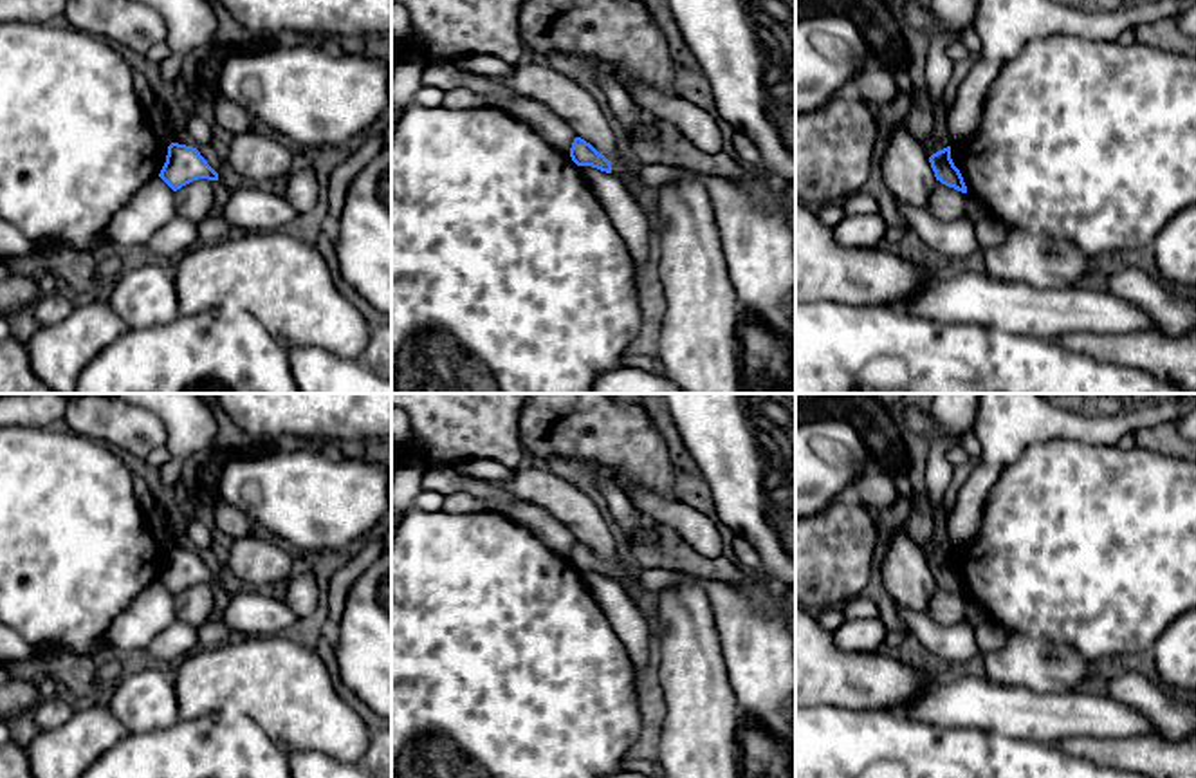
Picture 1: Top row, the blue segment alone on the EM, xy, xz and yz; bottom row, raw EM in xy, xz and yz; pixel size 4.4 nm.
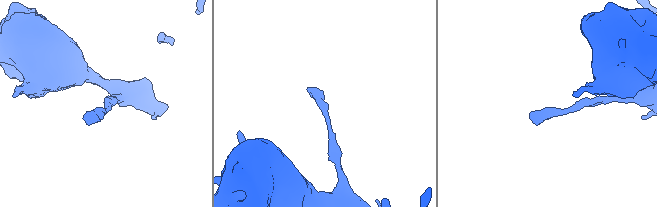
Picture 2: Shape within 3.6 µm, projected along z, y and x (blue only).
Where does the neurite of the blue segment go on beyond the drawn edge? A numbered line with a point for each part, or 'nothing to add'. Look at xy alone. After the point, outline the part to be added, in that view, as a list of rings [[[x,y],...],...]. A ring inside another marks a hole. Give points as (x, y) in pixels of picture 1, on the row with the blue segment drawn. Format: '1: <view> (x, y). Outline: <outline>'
nothing to add

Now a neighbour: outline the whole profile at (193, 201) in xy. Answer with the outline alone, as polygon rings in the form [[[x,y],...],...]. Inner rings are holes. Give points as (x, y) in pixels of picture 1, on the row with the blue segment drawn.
[[[207,179],[193,181],[173,191],[173,195],[177,215],[191,220],[193,224],[202,222],[215,204],[213,181]]]

